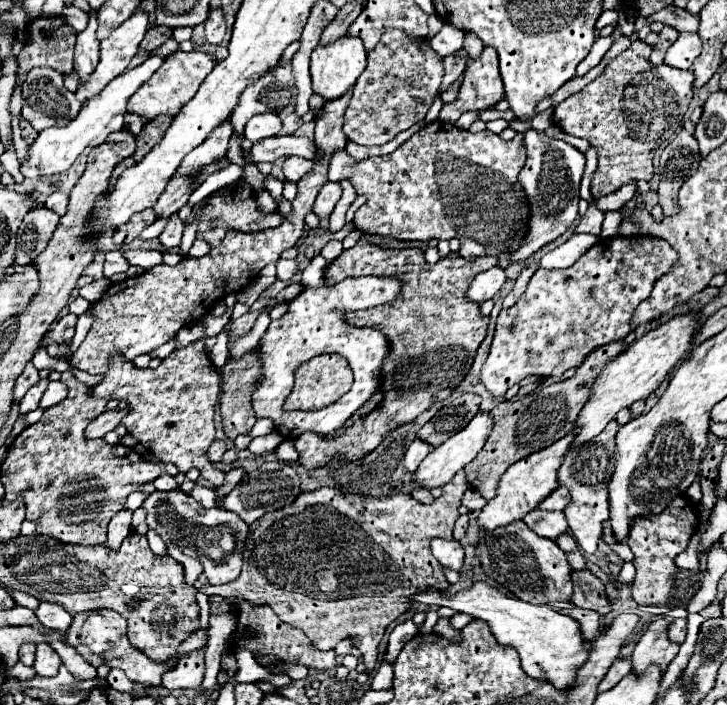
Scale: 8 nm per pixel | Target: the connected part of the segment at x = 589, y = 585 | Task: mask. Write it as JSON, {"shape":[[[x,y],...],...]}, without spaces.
{"shape":[[[588,569],[572,571],[572,583],[574,583],[574,591],[572,591],[570,601],[574,605],[590,607],[590,609],[598,611],[600,615],[610,613],[604,585],[600,583],[600,579],[594,573],[590,573]]]}

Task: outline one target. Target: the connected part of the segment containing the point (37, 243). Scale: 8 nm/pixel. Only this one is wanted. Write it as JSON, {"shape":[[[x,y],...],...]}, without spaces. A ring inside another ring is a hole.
{"shape":[[[36,207],[22,219],[16,237],[16,265],[32,263],[46,249],[50,237],[56,231],[58,219],[60,217],[48,207]]]}

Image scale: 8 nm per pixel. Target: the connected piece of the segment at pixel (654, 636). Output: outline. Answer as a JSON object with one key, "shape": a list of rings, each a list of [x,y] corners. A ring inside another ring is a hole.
{"shape":[[[664,617],[648,625],[646,633],[640,637],[632,653],[632,665],[636,671],[644,671],[648,665],[658,665],[664,671],[668,663],[676,657],[680,645],[668,641],[668,635],[666,635],[668,625],[670,625],[670,619],[664,619]]]}

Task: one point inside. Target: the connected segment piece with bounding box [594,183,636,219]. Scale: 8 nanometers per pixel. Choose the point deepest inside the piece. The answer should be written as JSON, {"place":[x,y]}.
{"place":[617,201]}

